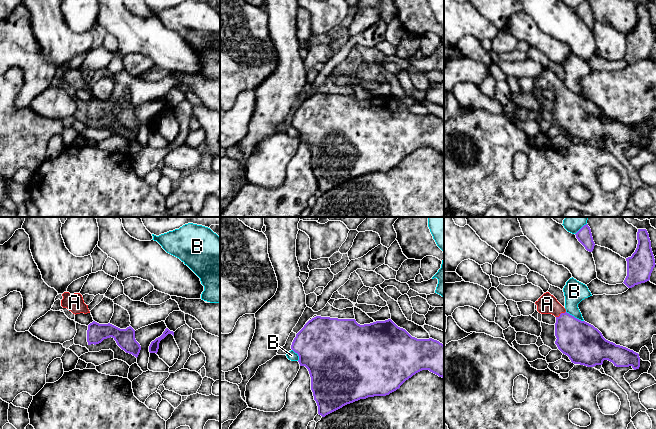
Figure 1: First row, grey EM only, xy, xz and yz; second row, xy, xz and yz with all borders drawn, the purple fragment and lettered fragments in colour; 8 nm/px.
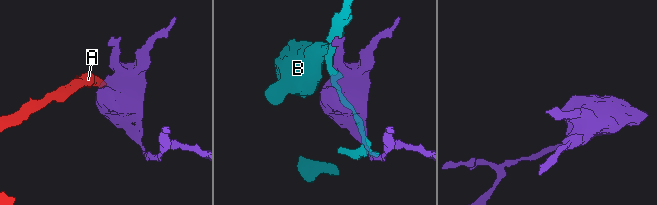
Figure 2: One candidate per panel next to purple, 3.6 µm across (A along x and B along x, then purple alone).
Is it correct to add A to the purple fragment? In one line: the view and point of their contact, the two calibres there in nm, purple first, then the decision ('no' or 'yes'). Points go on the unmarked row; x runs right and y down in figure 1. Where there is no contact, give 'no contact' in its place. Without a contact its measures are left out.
yz (560, 90) | 320/160 nm | yes

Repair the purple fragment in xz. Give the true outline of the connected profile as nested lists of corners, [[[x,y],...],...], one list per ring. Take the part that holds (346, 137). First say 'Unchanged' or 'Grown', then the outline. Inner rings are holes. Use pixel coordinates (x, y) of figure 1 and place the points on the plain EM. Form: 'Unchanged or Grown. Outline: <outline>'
Unchanged. Outline: [[[316,92],[296,110],[291,125],[309,147],[322,193],[360,175],[389,171],[422,146],[444,154],[444,121],[432,114],[412,113],[391,95],[360,101],[355,95]]]

